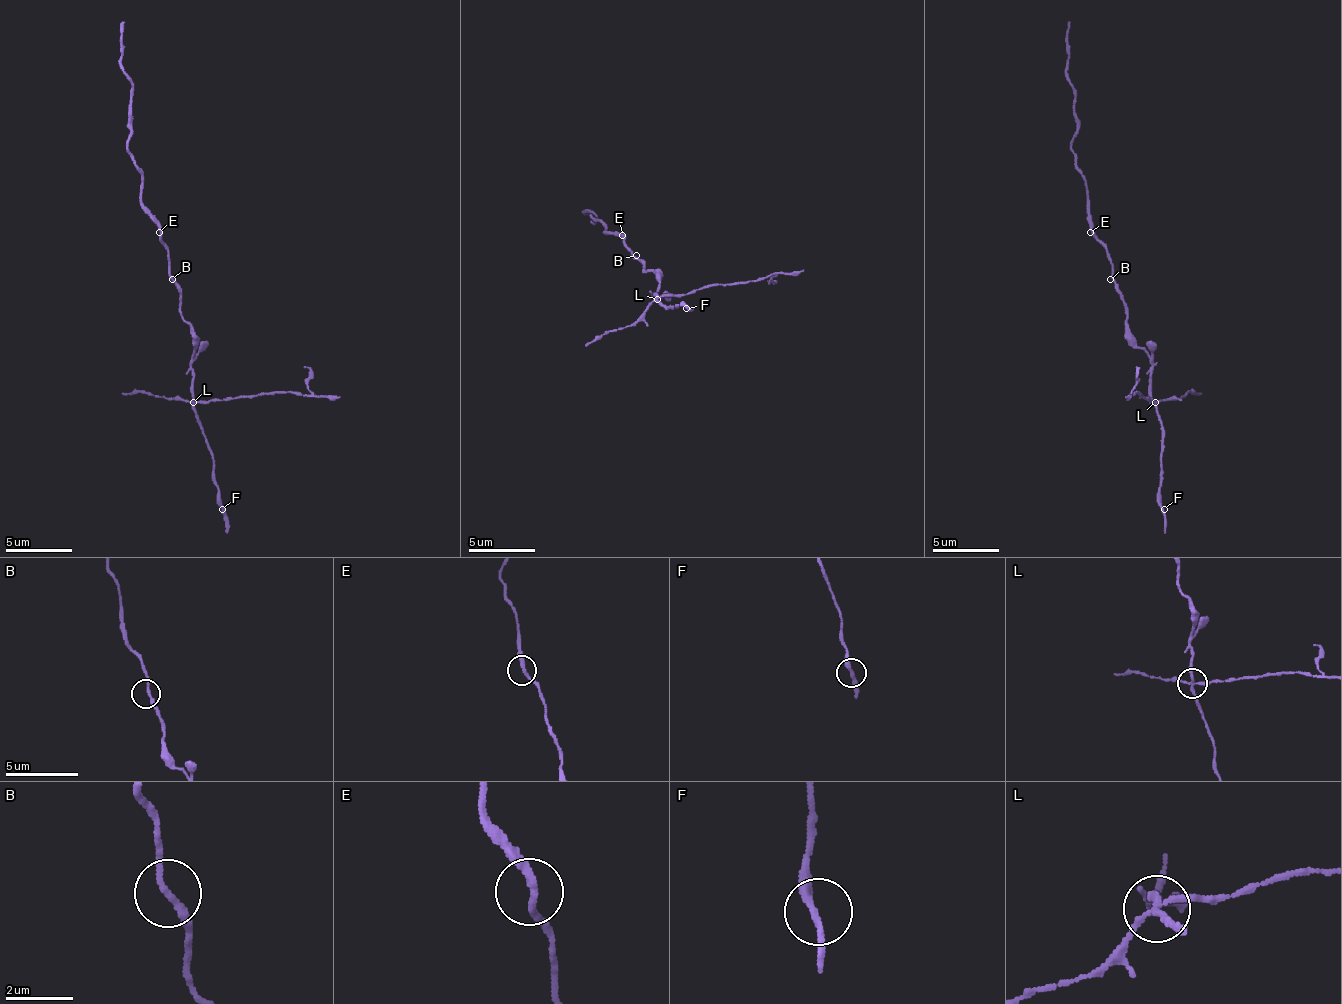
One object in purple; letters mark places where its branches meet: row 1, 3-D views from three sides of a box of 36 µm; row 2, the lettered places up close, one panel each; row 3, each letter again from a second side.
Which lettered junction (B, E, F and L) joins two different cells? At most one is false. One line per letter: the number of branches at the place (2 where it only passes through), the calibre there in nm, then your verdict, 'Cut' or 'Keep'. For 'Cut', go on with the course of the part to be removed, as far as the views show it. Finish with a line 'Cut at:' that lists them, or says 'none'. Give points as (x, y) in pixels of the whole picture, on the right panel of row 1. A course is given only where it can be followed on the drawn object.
B: Branches: 2. Thickness 200 nm. Keep
E: Branches: 2. Thickness 240 nm. Keep
F: Branches: 2. Thickness 240 nm. Keep
L: Branches: 4. Thickness 200 nm. Cut. Course of the part to remove: (1154, 403), (1141, 393), (1124, 396)
Cut at: L

